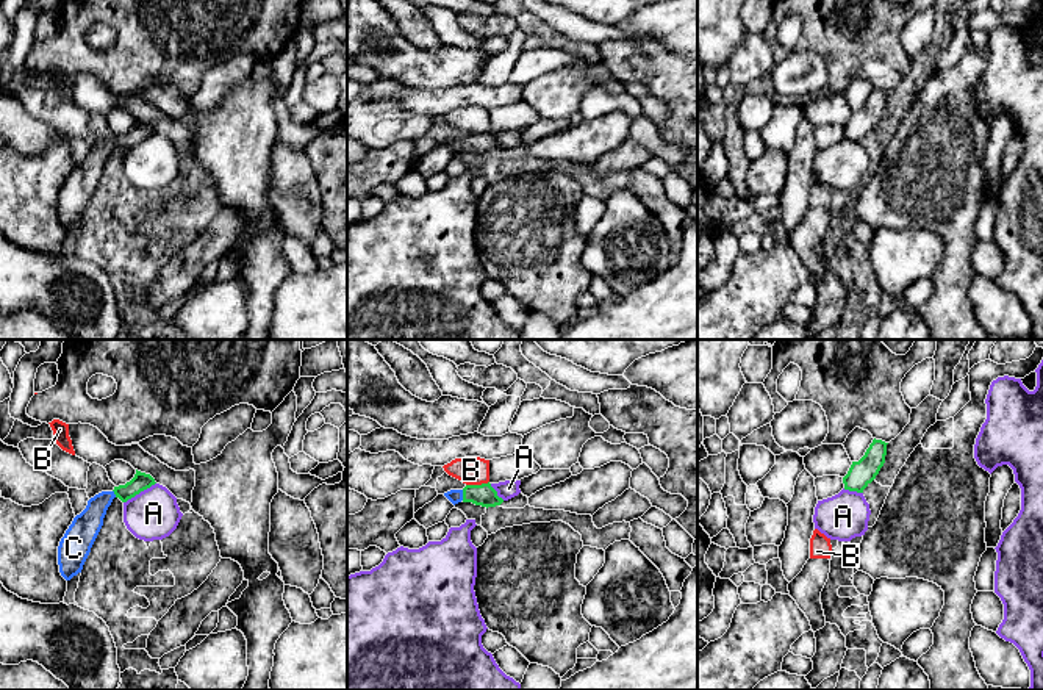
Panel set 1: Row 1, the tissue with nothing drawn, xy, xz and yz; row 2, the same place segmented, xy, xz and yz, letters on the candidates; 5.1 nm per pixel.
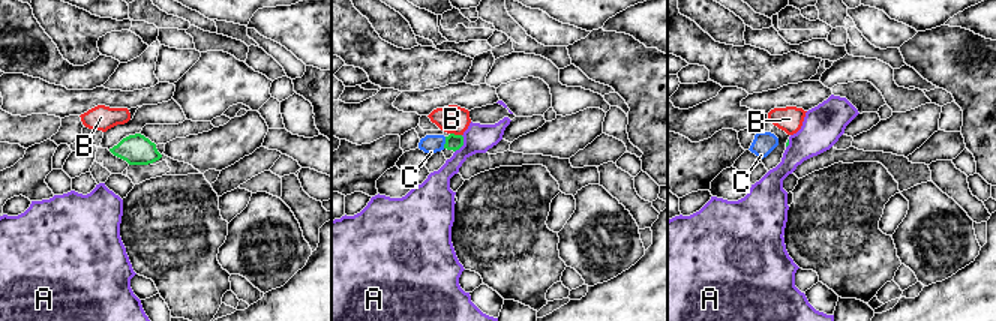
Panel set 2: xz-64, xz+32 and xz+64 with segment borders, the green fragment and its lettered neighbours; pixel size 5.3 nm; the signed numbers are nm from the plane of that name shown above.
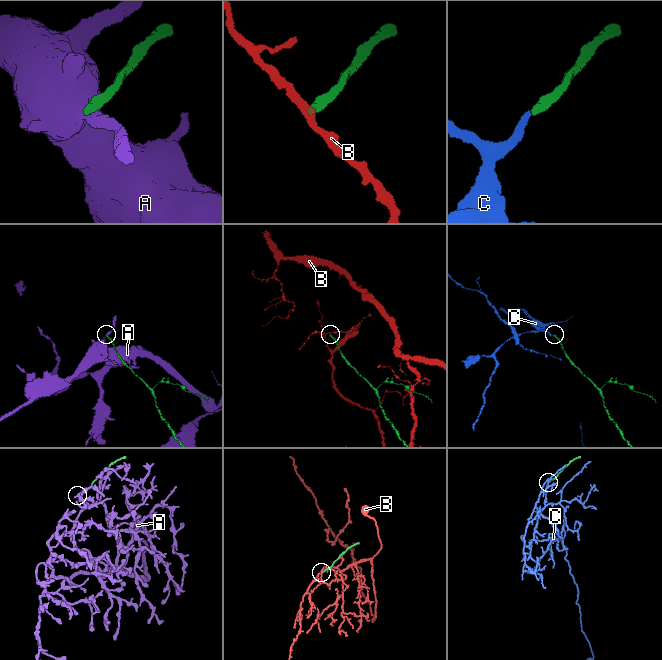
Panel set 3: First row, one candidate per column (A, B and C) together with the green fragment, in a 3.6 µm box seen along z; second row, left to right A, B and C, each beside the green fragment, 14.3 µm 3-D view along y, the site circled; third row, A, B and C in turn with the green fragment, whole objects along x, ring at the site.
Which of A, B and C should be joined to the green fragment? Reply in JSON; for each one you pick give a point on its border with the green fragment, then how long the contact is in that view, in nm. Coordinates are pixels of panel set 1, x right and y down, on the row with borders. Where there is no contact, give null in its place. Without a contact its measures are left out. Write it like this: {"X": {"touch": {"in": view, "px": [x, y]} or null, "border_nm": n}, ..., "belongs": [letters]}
{"C": {"touch": {"in": "xz", "px": [463, 495]}, "border_nm": 60}, "belongs": ["C"]}

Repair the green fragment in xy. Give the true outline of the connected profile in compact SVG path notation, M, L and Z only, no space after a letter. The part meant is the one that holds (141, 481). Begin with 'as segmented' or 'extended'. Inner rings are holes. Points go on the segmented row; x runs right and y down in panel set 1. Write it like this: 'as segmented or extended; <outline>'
extended; M136 469L134 477L125 485L102 491L88 501L86 509L73 518L58 546L59 573L66 580L81 573L113 499L127 502L155 483L150 474Z

